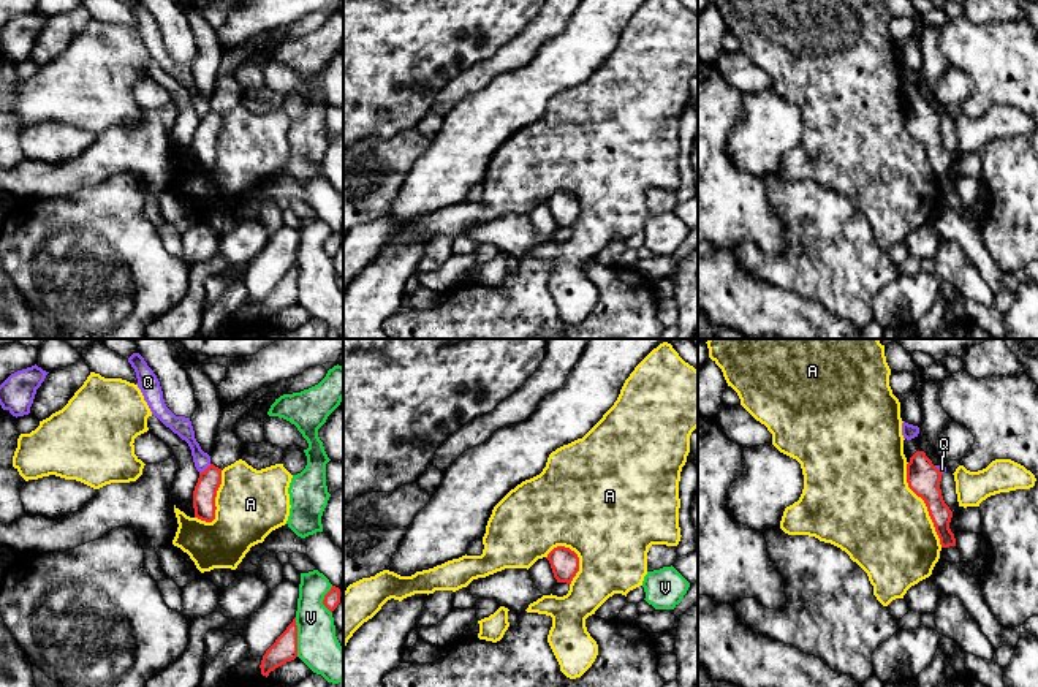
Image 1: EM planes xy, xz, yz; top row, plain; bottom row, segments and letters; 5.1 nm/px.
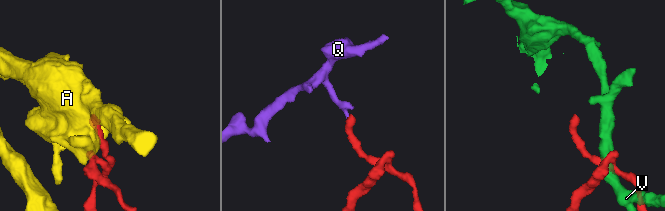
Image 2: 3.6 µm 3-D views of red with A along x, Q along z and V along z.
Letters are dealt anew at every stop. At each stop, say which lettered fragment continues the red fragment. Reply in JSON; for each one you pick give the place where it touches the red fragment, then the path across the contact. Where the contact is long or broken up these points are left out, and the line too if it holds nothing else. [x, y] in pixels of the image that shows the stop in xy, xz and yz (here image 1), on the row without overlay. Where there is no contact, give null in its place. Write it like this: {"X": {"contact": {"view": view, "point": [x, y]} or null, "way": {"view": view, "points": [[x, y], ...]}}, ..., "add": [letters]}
{"add": []}

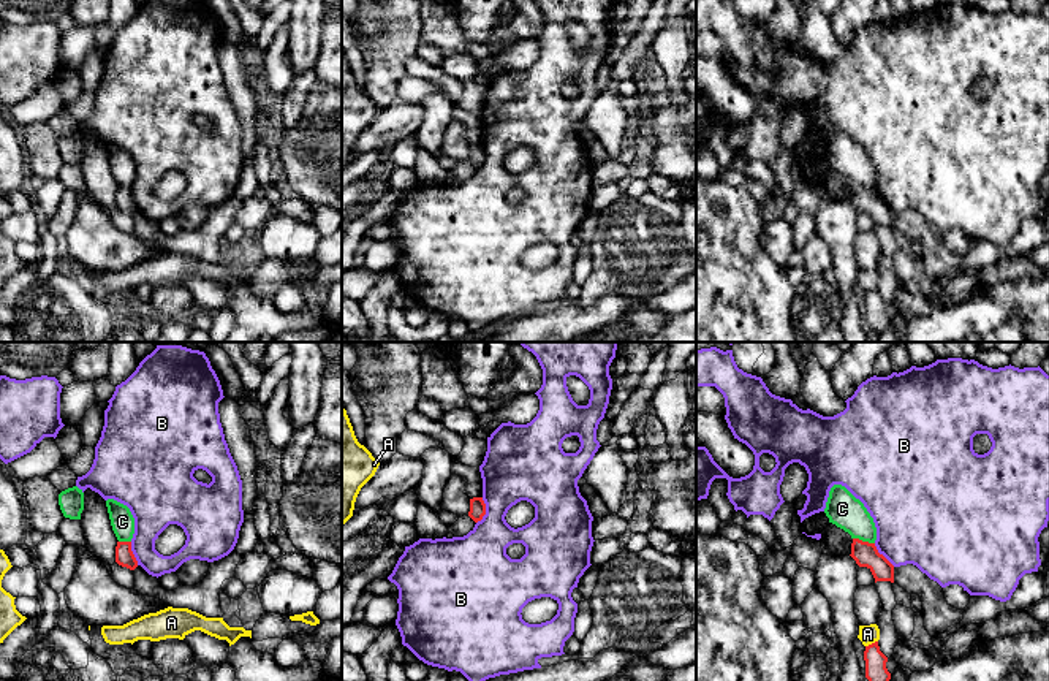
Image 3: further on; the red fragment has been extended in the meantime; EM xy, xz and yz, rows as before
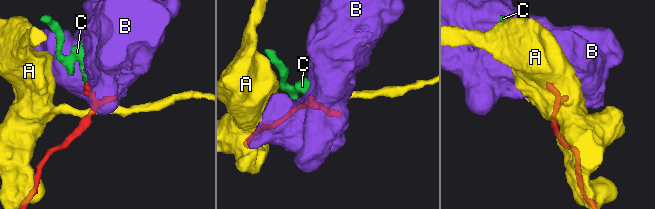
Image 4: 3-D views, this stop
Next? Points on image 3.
{"C": {"contact": {"view": "yz", "point": [864, 187]}, "way": {"view": "yz", "points": [[866, 200], [864, 187], [863, 175], [842, 154]]}}, "add": ["C"]}

